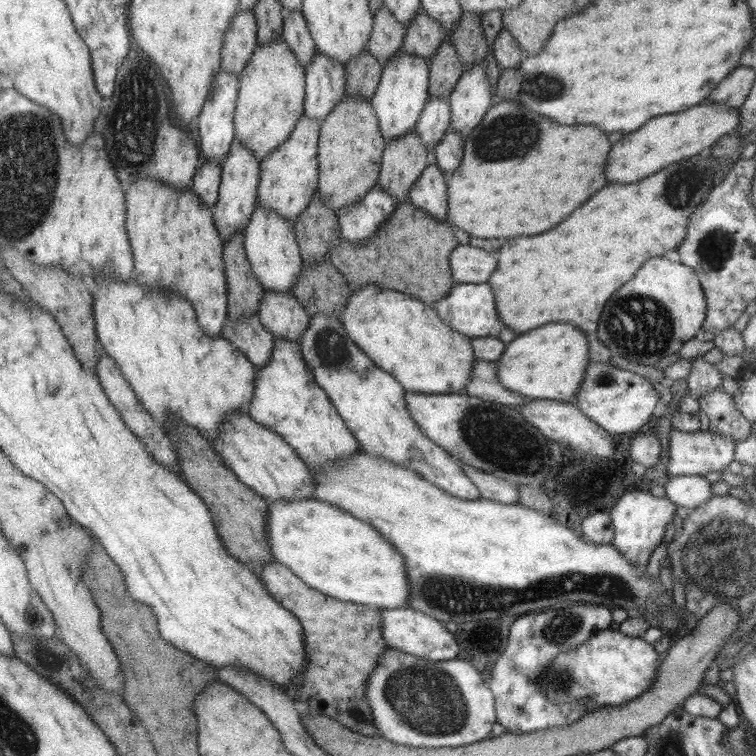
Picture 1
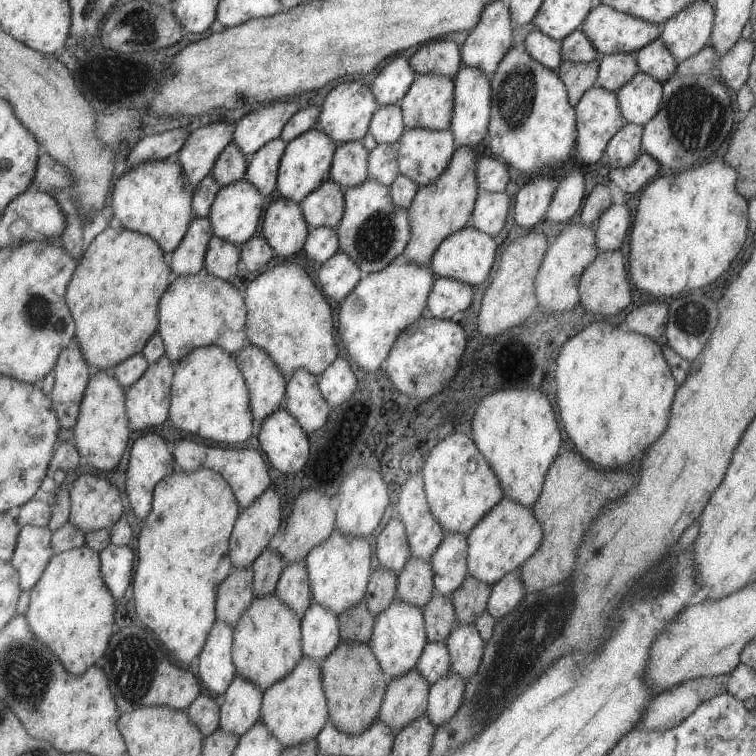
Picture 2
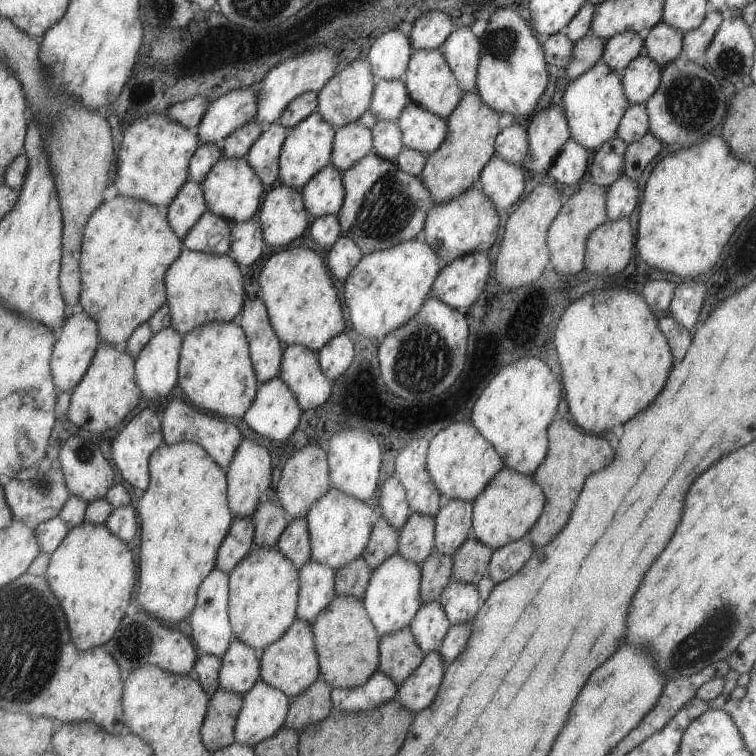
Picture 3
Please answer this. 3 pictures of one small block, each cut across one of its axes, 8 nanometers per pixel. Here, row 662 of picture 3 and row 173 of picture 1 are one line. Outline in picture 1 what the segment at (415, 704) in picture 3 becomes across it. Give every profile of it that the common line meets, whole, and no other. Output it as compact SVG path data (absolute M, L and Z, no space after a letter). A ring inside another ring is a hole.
M429 161L415 182L406 192L411 204L429 214L430 217L445 221L447 197L444 173L433 161Z

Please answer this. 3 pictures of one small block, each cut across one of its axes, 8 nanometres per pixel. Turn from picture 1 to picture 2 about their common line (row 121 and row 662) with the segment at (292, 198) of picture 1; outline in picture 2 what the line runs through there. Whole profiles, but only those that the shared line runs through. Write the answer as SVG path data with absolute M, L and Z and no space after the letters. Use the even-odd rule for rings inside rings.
M301 656L293 670L262 691L260 722L277 738L282 748L315 738L328 720L328 706L321 680L320 664Z

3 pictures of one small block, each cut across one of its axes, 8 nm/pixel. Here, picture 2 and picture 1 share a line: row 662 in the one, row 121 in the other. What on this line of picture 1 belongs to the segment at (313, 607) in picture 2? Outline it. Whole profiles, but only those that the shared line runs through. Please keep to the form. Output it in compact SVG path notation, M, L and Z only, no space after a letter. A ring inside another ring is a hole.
M316 51L304 69L303 115L320 122L345 96L344 65Z

